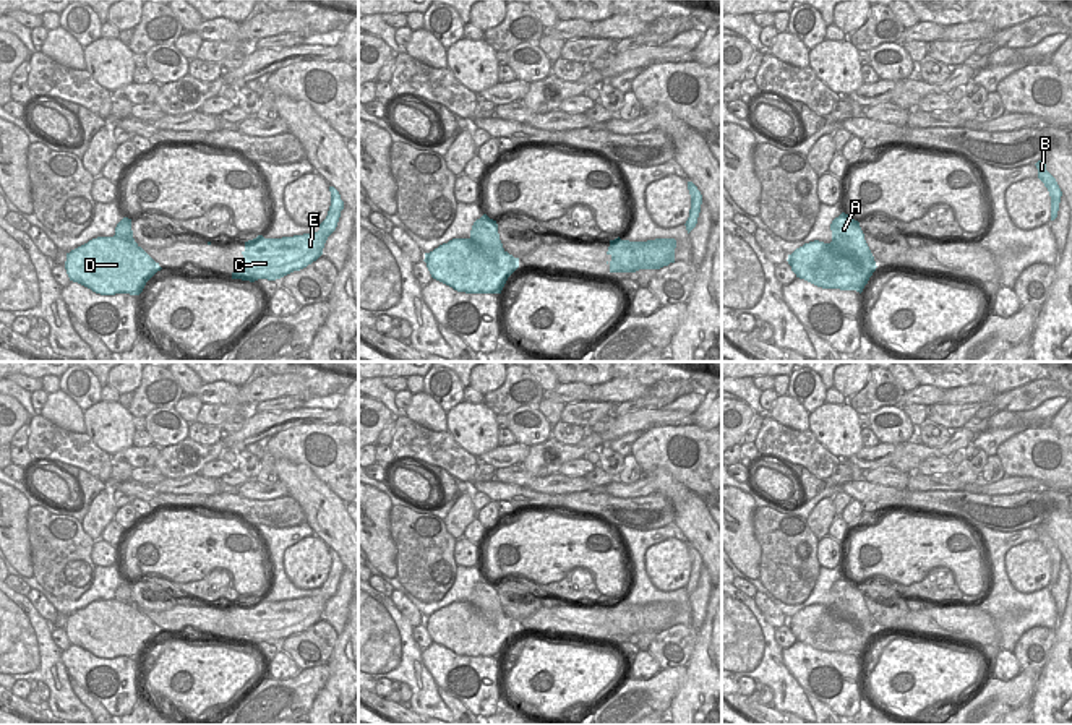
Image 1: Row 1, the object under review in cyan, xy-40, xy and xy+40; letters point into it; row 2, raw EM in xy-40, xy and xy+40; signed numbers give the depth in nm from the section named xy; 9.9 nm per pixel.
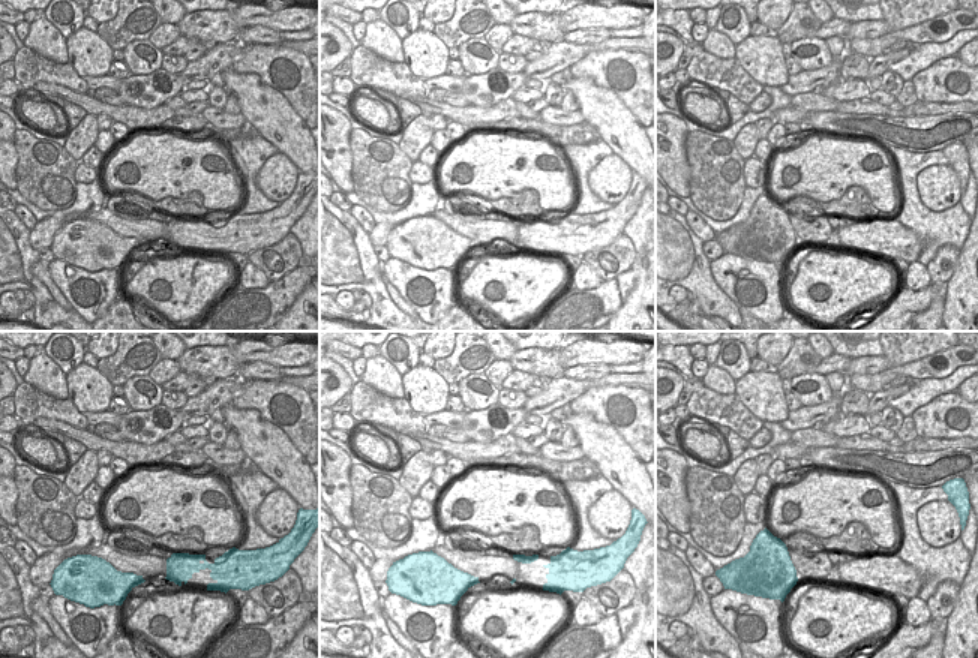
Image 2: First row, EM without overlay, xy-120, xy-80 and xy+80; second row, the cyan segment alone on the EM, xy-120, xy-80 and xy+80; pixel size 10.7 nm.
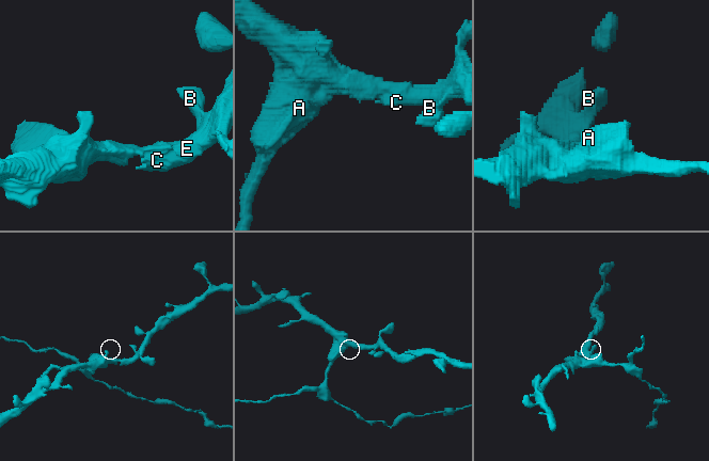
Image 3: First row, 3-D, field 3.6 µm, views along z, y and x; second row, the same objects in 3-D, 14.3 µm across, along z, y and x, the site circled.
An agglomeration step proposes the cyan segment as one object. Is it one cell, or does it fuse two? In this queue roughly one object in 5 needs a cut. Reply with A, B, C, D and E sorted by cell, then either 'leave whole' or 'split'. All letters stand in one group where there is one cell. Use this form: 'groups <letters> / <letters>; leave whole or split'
groups A / B C D E; split

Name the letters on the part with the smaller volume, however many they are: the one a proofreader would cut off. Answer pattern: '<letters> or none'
A.

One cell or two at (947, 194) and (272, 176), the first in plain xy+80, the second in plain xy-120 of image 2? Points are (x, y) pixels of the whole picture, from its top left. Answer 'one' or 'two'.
one

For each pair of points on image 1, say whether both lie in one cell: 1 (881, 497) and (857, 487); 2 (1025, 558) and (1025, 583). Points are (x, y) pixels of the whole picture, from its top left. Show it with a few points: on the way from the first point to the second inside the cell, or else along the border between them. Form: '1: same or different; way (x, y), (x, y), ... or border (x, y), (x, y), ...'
1: same; way (874, 492), (863, 490)
2: same; way (1025, 565), (1025, 576)

